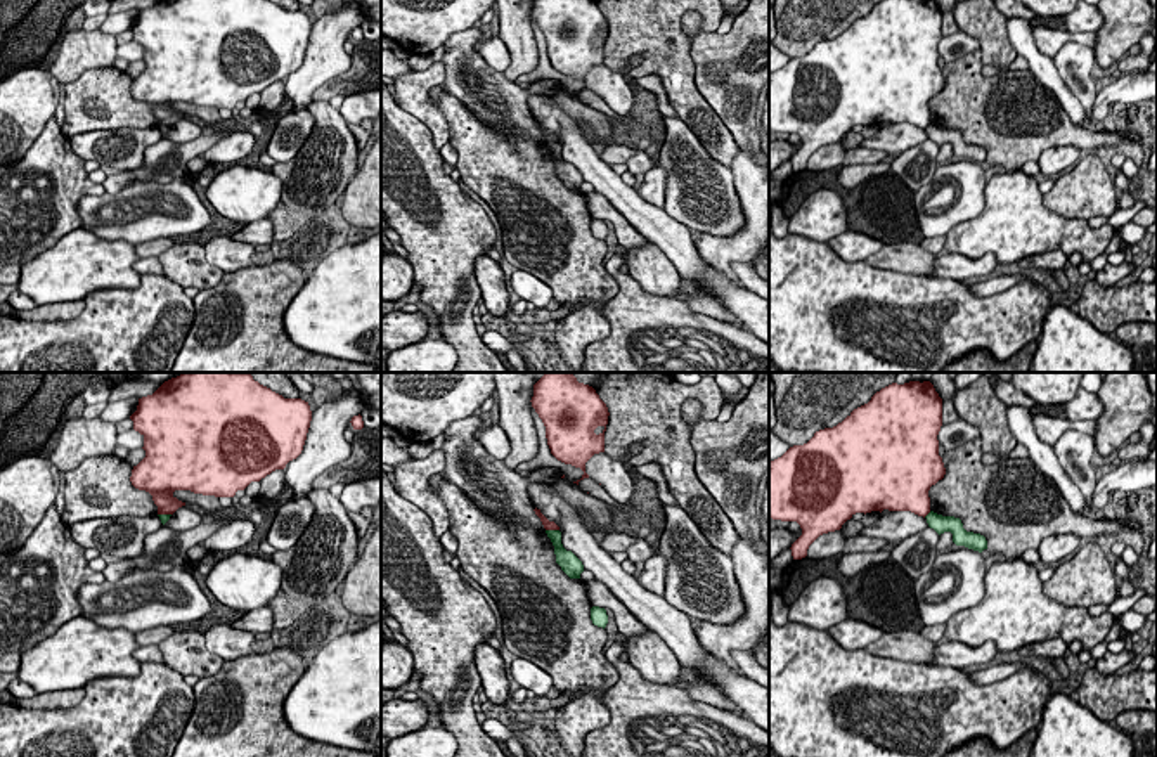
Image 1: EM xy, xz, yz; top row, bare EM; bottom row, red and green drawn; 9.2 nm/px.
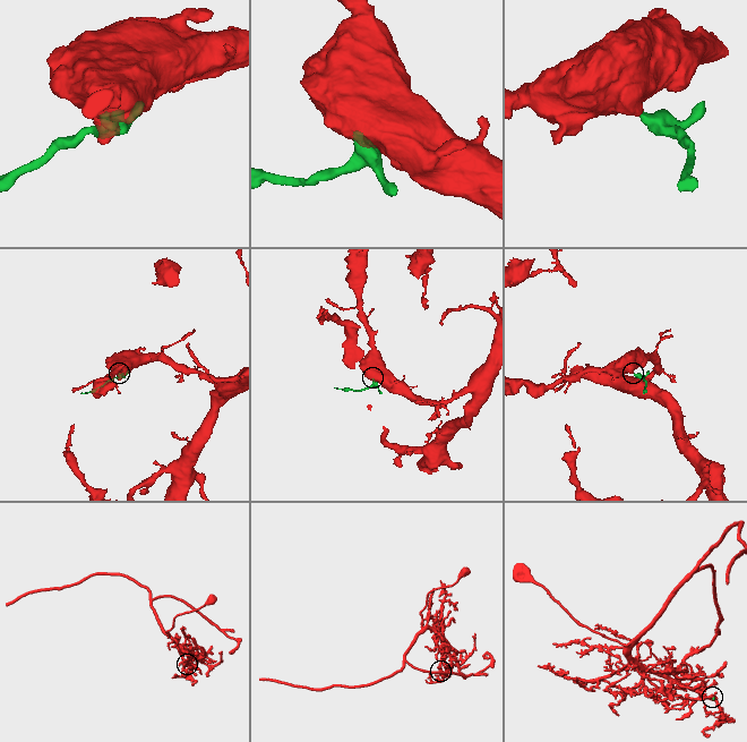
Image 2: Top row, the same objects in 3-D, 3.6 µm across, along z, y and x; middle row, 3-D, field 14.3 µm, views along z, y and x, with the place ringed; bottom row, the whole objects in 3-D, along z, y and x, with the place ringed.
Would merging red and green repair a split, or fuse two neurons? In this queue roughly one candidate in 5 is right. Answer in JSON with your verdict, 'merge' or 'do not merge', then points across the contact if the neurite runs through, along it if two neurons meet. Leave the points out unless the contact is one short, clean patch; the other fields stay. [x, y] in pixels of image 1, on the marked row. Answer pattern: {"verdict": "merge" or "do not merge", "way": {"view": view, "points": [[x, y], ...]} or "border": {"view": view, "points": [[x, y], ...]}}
{"verdict": "do not merge", "border": {"view": "xz", "points": [[546, 529], [558, 530]]}}

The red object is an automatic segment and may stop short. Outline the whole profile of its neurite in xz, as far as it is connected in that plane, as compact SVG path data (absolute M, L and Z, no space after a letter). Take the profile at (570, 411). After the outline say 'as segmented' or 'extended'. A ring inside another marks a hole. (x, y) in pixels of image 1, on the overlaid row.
M546 372L533 385L532 407L546 426L546 438L551 454L575 468L584 471L582 478L589 478L585 473L585 463L599 452L604 452L604 431L608 424L608 407L599 398L596 390L589 385L578 383L570 372Z | as segmented

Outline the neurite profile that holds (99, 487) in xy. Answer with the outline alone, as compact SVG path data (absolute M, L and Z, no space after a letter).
M111 456L87 457L73 471L66 471L62 521L73 523L94 518L158 514L152 495L132 485L133 466Z

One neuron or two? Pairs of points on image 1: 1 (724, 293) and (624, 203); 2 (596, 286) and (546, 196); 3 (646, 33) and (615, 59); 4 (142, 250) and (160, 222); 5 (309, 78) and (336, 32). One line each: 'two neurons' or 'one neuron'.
1: one neuron
2: one neuron
3: one neuron
4: two neurons
5: one neuron

